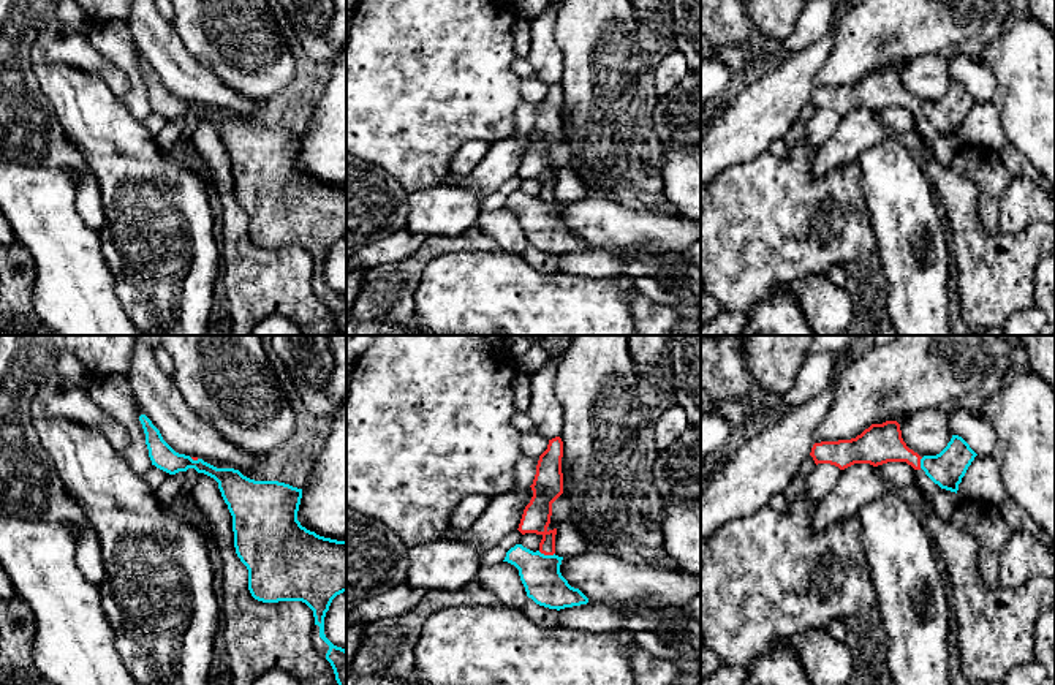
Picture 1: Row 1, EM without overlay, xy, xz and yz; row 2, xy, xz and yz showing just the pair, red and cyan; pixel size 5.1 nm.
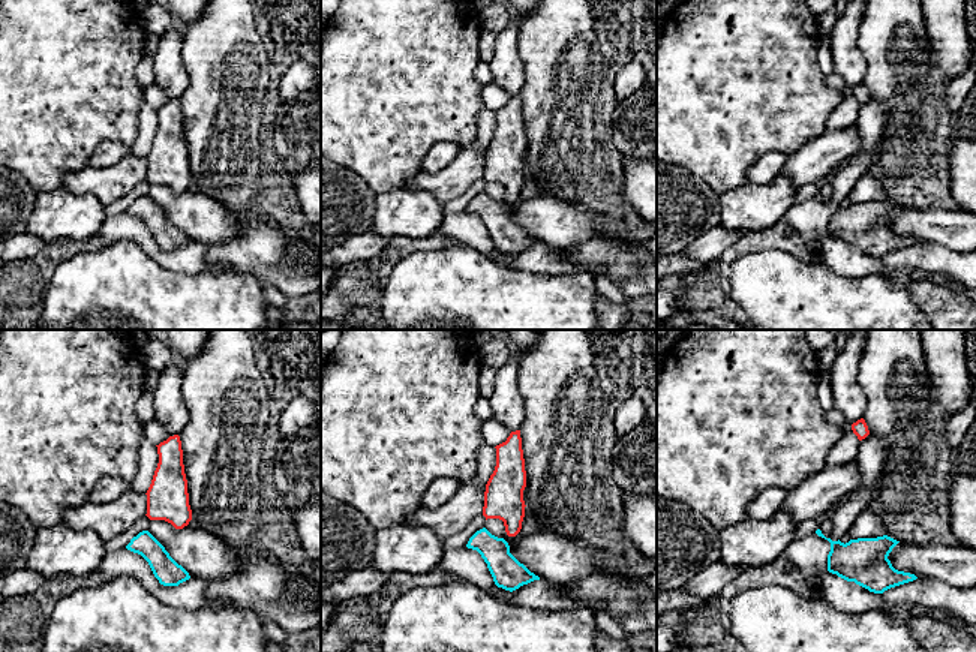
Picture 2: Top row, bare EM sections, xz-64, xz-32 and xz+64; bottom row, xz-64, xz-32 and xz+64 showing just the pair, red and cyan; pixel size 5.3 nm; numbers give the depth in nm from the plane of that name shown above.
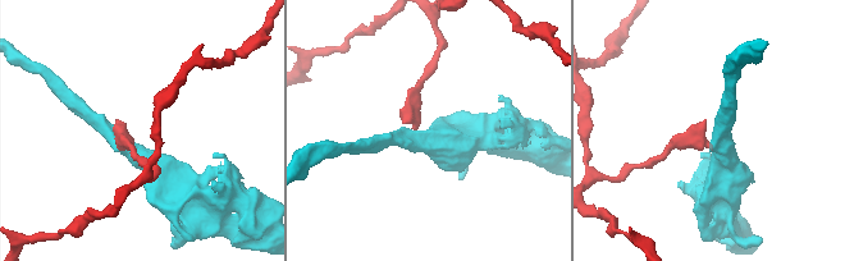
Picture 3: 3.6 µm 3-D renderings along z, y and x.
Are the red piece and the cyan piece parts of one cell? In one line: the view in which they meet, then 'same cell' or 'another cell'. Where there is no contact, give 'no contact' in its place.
meets red in xz; another cell

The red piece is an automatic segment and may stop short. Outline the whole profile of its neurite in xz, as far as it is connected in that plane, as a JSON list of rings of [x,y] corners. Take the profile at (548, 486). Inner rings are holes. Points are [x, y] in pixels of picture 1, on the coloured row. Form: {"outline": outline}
{"outline": [[[560,437],[549,440],[547,449],[539,456],[533,484],[533,497],[525,506],[519,532],[541,535],[539,552],[555,554],[557,528],[549,530],[552,503],[563,494],[562,473],[563,441]]]}

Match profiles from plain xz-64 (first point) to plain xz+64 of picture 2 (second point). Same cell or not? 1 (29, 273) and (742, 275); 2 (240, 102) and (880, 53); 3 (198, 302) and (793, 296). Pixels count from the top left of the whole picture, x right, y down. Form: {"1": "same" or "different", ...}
{"1": "different", "2": "same", "3": "same"}

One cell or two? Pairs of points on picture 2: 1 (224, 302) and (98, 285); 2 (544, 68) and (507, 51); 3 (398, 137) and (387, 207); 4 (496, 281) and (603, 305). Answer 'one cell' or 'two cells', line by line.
1: one cell
2: two cells
3: two cells
4: two cells

